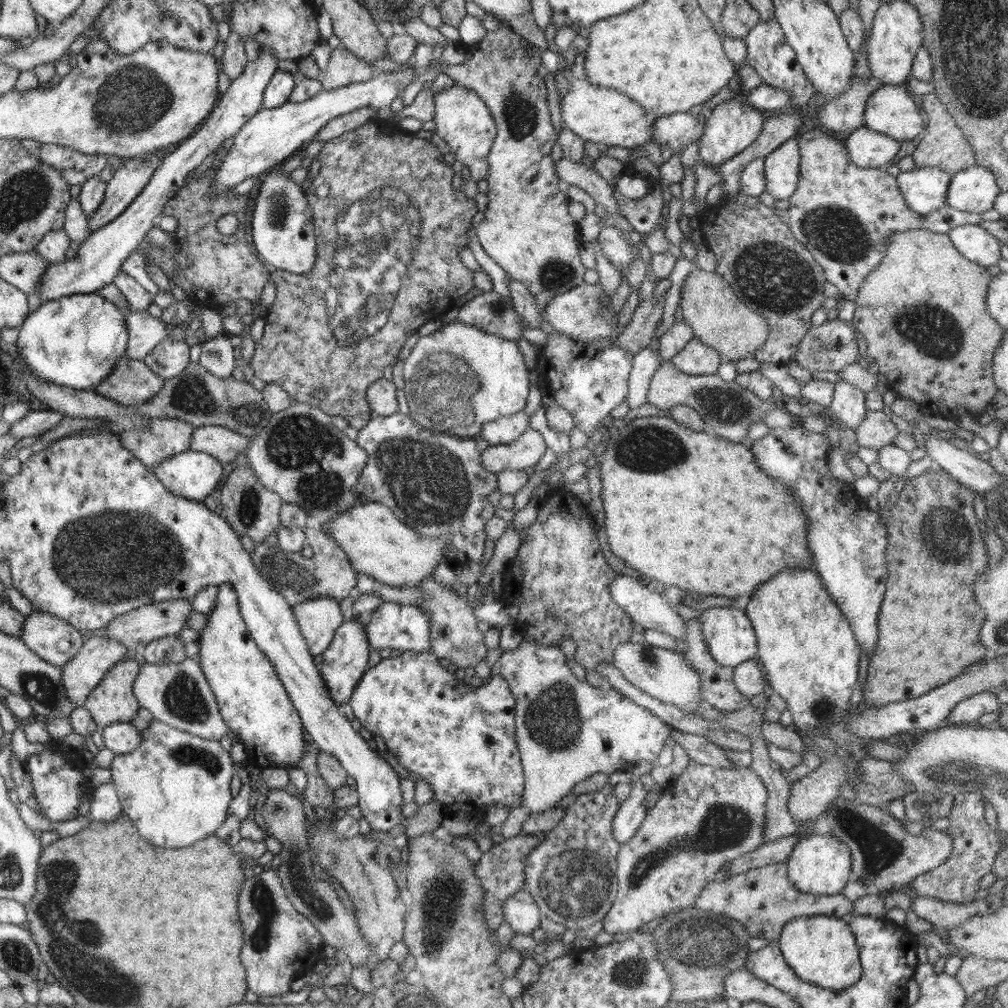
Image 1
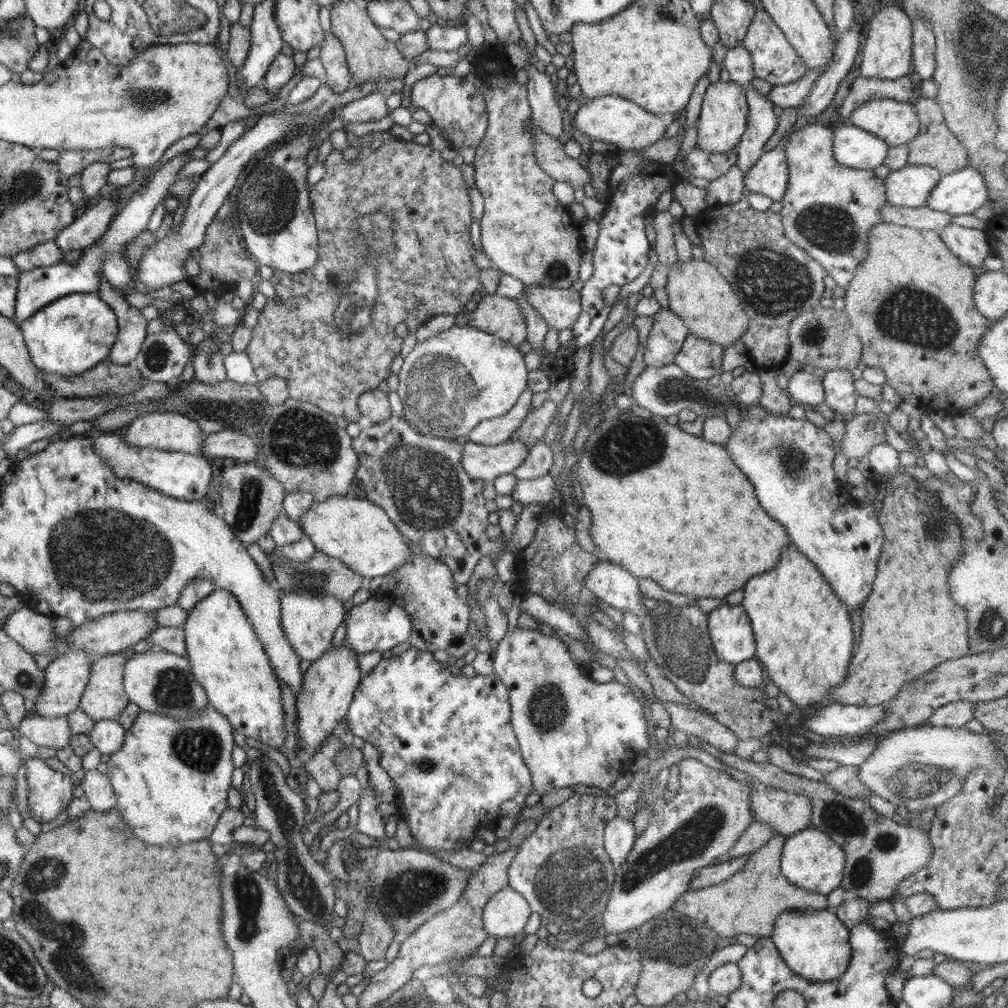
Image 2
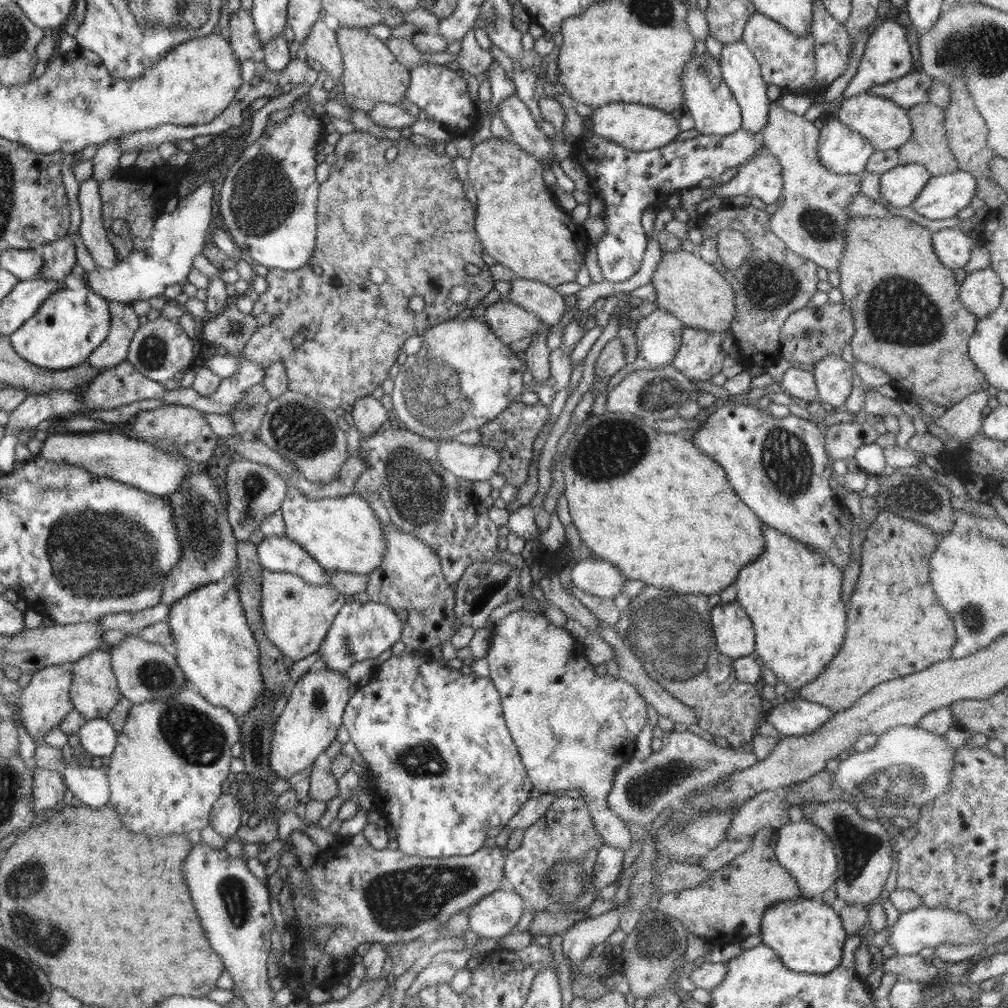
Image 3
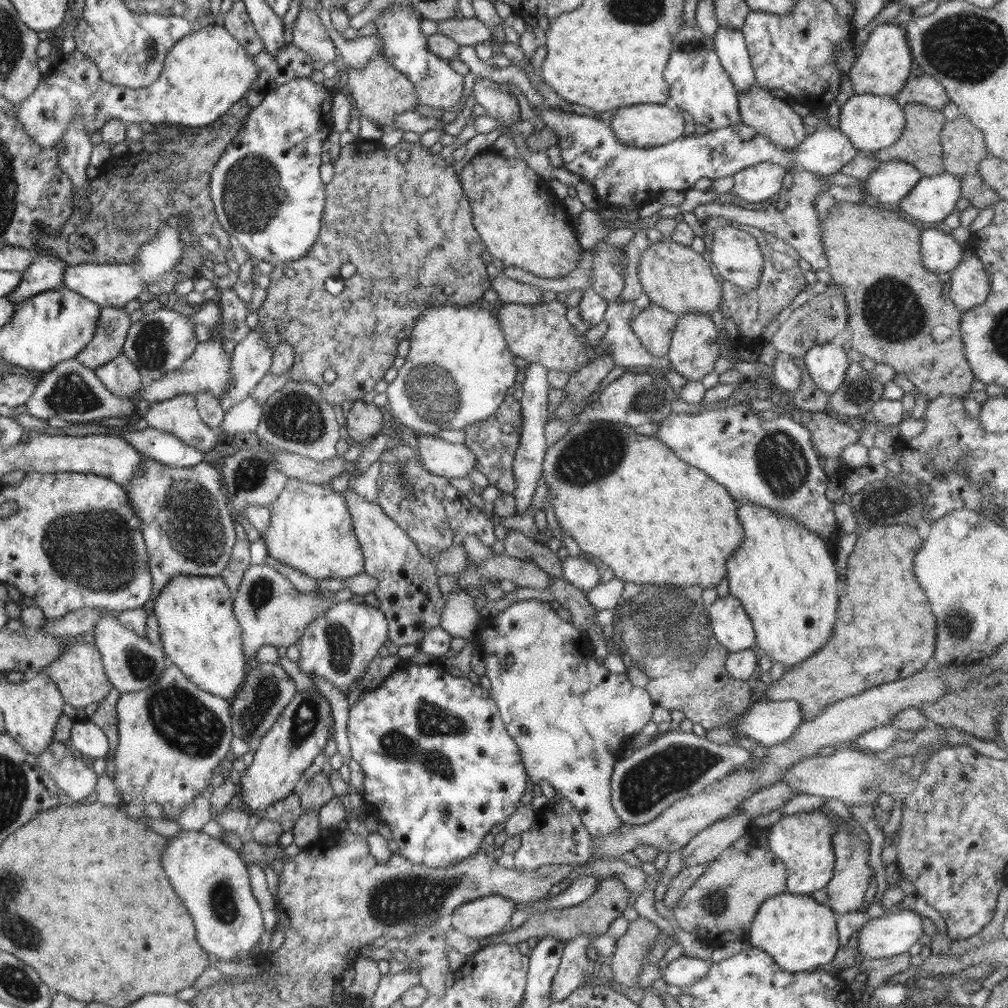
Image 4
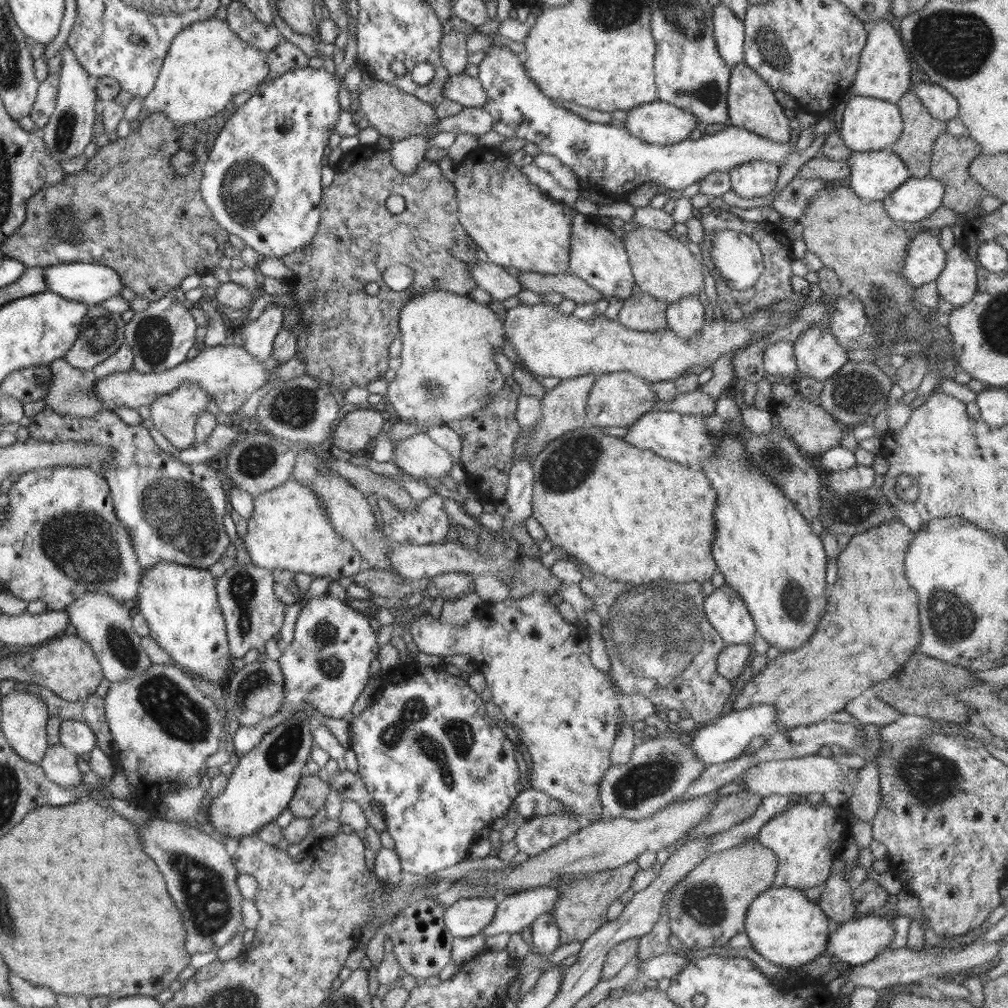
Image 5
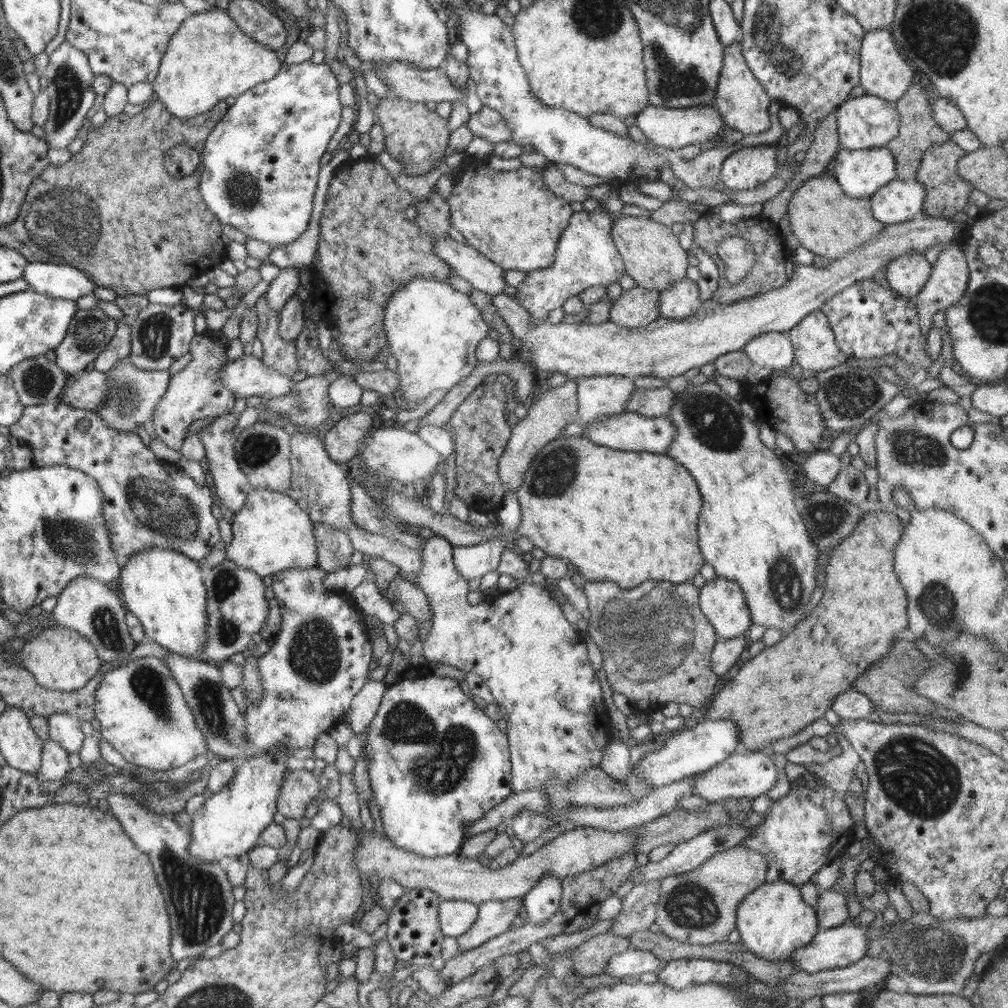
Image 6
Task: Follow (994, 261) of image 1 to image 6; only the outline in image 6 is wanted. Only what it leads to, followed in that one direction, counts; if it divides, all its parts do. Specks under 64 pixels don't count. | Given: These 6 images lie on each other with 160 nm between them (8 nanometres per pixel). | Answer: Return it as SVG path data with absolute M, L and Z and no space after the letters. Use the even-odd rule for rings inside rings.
M912 252L887 263L884 274L890 288L902 297L913 299L924 288L932 272L932 265L926 261L924 253Z

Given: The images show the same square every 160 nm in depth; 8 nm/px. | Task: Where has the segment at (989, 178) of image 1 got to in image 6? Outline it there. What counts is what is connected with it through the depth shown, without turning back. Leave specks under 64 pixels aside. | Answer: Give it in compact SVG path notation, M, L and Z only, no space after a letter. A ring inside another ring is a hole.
M894 178L870 197L872 216L888 225L918 218L923 213L927 191L915 178Z

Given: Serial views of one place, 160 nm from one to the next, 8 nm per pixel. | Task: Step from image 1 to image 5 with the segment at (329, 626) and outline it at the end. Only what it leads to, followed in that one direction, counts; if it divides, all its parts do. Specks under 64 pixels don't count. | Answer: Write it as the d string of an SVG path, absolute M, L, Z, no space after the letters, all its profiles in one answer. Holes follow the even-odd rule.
M236 564L216 578L219 607L226 623L226 635L231 655L243 658L251 648L264 650L268 640L280 633L284 624L284 603L274 593L272 572L248 564Z

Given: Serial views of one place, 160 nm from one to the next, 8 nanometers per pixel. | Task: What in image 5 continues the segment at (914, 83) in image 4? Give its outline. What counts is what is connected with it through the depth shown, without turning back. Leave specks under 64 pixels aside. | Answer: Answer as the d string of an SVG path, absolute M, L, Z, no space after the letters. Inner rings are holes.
M924 80L918 86L911 86L912 91L924 103L929 113L945 122L959 116L957 100L944 88Z

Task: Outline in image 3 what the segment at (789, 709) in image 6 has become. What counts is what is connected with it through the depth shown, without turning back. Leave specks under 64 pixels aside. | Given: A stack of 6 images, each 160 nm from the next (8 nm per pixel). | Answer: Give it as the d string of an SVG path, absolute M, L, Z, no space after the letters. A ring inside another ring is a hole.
M889 510L878 514L875 523L868 527L867 536L862 541L860 574L846 609L848 616L846 622L848 628L844 636L846 642L821 675L796 691L799 699L839 711L854 704L855 700L877 684L921 672L939 660L951 659L951 650L956 640L954 624L946 610L938 604L928 584L930 558L932 552L936 552L937 540L938 534L926 526L905 520Z

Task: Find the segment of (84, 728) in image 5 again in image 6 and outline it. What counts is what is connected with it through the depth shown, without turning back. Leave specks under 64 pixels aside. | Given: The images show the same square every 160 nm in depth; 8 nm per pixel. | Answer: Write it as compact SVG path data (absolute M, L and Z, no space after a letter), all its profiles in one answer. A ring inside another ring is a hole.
M54 713L47 716L47 721L50 739L60 744L68 753L79 752L85 736L78 718L64 713Z

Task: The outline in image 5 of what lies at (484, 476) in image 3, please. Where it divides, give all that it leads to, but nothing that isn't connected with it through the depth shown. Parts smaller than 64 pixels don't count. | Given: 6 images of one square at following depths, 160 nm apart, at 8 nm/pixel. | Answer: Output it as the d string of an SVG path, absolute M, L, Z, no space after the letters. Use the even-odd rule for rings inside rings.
M426 433L393 442L391 461L409 478L425 480L449 474L453 462L450 453L438 446Z

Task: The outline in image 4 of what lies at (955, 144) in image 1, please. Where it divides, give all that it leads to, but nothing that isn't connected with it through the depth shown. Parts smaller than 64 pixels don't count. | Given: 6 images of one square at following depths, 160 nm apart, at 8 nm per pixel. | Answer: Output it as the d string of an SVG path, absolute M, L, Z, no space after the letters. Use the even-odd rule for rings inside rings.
M906 103L903 106L905 114L905 127L900 135L900 140L891 147L882 148L878 152L867 152L878 156L879 162L888 162L888 160L903 160L912 164L916 170L919 170L924 177L932 177L944 172L943 153L940 143L940 131L946 122L942 111L934 110L925 104Z

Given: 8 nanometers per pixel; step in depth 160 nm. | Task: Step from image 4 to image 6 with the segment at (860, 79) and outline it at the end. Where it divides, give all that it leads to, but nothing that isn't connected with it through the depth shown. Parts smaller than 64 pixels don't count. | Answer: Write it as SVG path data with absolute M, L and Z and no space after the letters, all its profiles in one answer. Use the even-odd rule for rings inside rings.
M877 29L866 32L860 50L859 85L866 91L866 95L897 101L913 85L913 71L905 61L896 41L887 29Z

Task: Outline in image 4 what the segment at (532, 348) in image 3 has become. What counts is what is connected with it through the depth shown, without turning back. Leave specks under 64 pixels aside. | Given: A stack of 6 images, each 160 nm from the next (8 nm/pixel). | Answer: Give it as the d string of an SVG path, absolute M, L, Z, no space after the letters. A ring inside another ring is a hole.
M528 363L527 367L522 370L525 373L525 380L523 382L523 397L520 401L521 415L523 416L523 423L521 424L520 440L518 448L514 455L512 472L515 476L516 489L514 489L514 497L516 497L517 515L522 515L528 511L532 505L532 498L536 487L538 487L538 480L543 474L543 460L547 449L544 432L546 424L550 418L548 417L548 390L550 386L546 380L546 374L549 371L542 364Z

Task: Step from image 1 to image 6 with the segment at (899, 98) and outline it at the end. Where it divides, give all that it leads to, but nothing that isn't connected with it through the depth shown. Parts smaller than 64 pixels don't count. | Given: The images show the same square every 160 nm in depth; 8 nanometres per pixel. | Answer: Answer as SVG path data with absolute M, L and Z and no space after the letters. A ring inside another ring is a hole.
M861 95L846 99L837 107L837 131L840 148L863 150L886 147L898 136L900 115L895 101L884 100L872 95Z

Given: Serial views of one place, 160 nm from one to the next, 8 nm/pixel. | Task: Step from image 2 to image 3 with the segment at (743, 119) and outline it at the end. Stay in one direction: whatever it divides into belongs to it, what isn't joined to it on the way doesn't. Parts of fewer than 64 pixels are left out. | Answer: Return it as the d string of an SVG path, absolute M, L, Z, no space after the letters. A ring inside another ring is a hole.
M710 53L706 56L694 54L692 60L686 63L682 77L683 112L694 119L694 128L702 135L726 136L736 133L742 124L741 108L722 79L719 61L712 58Z

